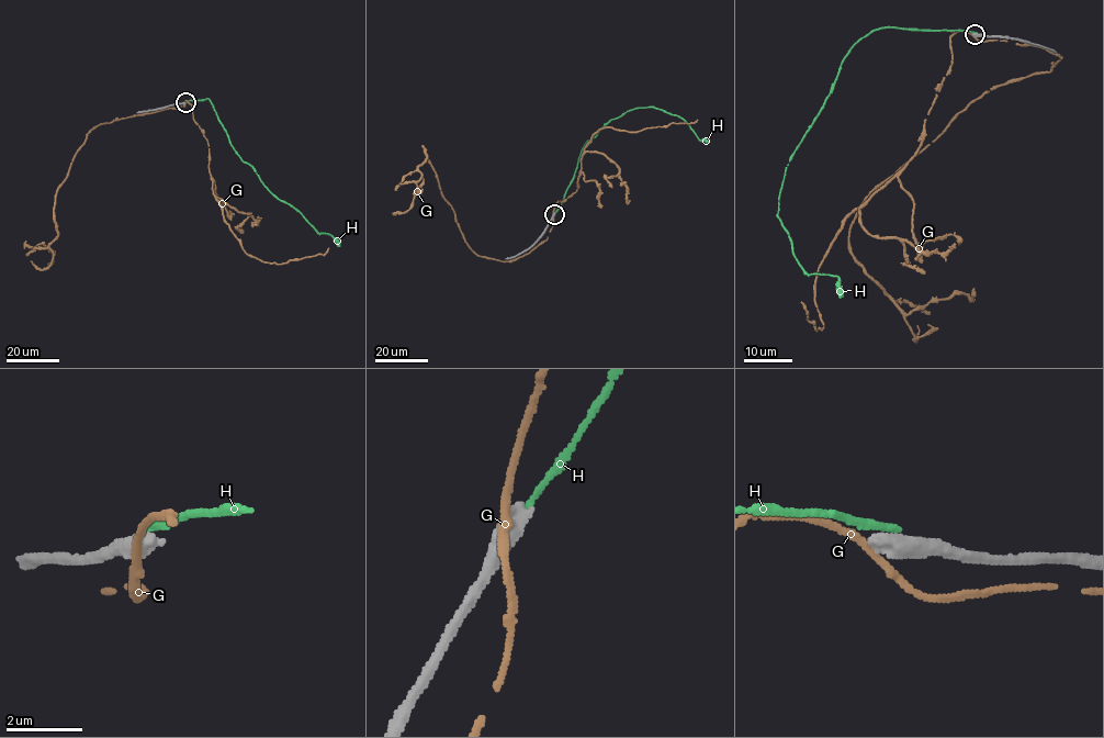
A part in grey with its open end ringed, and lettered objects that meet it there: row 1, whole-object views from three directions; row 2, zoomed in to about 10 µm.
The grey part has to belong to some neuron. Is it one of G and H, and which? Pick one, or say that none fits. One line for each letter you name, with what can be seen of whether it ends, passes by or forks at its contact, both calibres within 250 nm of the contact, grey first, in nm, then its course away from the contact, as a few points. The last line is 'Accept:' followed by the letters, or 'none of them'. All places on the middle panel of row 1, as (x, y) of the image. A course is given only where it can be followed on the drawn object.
Accept: none of them

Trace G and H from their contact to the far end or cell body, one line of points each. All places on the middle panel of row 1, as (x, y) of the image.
G: (553, 214), (548, 238), (528, 253), (508, 261), (477, 255), (423, 146), (423, 183), (412, 207), (394, 214)
H: (553, 214), (587, 142), (608, 121), (627, 111), (649, 107), (664, 110), (677, 115), (699, 140), (709, 141)

